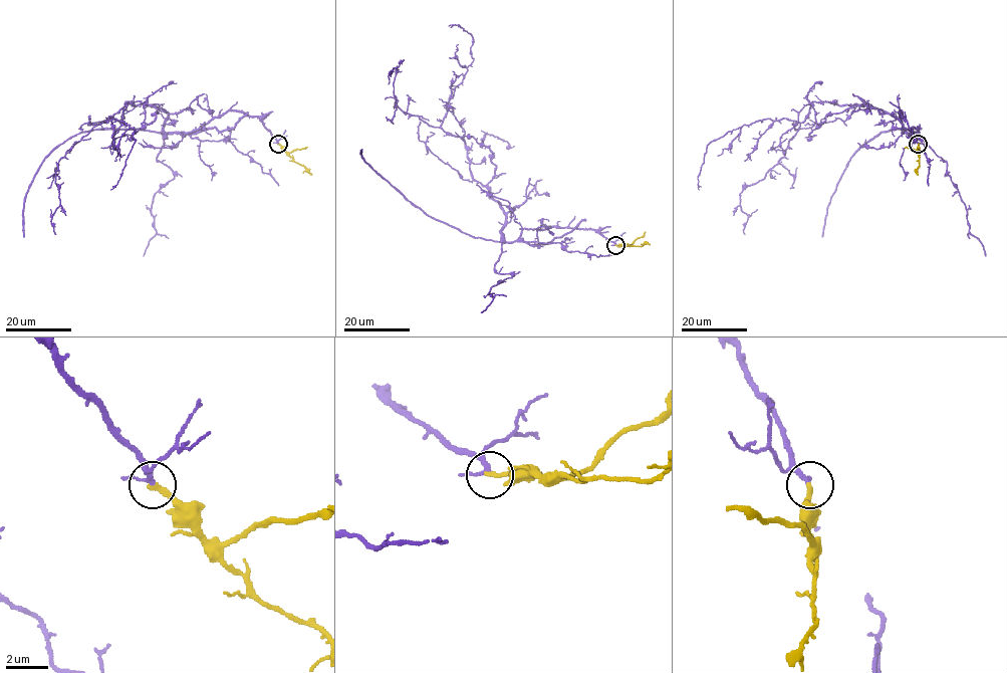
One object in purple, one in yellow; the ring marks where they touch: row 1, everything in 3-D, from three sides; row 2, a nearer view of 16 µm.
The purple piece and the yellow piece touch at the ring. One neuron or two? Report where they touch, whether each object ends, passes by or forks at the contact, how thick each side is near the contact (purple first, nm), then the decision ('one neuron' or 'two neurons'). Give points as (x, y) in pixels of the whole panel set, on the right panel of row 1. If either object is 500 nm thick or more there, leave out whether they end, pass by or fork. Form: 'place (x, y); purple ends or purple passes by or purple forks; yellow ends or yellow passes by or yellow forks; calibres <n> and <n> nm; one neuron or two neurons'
place (918, 144); purple passes by; yellow ends; calibres 180 and 240 nm; one neuron

